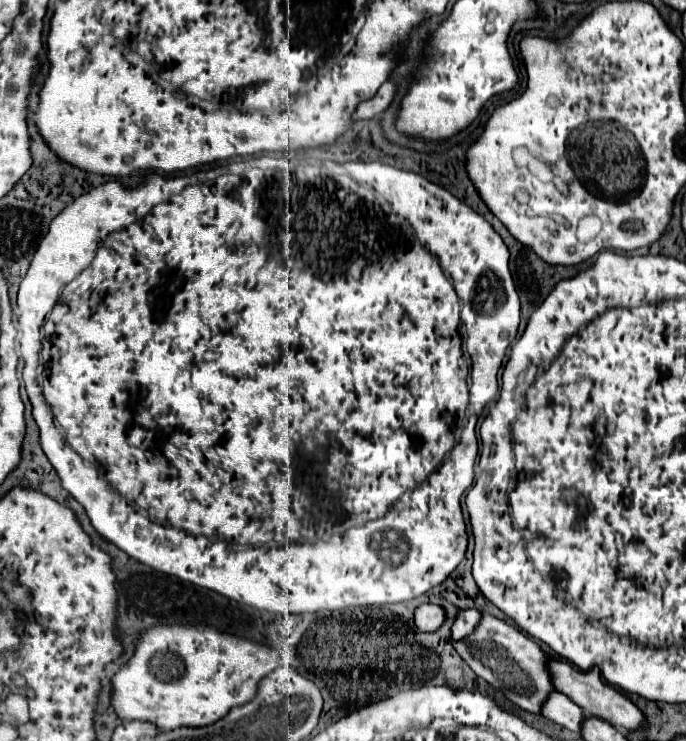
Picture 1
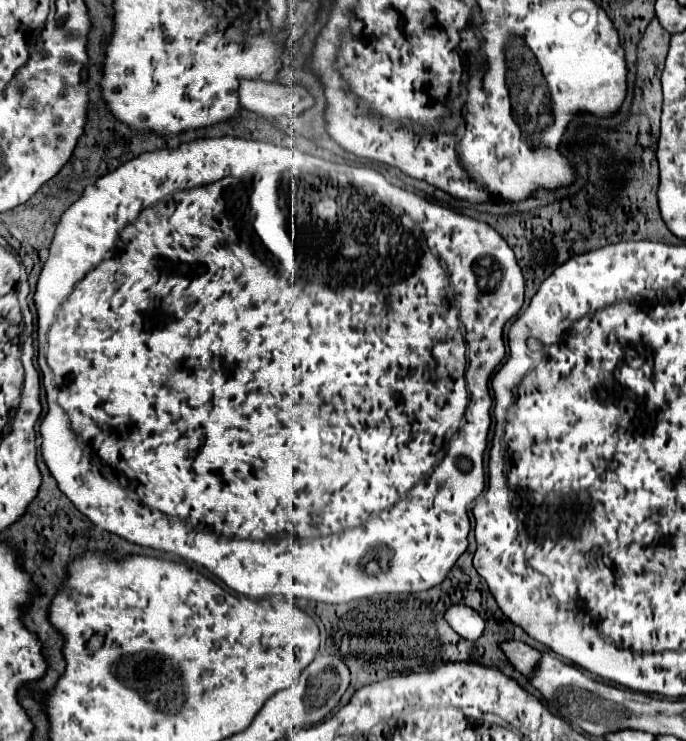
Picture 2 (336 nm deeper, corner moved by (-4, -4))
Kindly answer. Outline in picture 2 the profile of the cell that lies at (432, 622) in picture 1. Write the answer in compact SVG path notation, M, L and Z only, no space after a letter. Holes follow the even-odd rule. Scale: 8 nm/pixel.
M464 604L450 606L446 612L446 620L466 640L478 640L484 632L484 618Z

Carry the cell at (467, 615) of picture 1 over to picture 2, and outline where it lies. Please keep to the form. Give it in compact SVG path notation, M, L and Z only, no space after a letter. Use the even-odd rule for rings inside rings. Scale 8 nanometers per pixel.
M510 640L510 642L504 642L502 644L502 650L504 654L508 656L508 660L514 664L516 670L520 670L522 674L526 676L532 676L538 662L540 662L540 650L536 648L530 648L528 644L524 642L516 642L516 640Z

